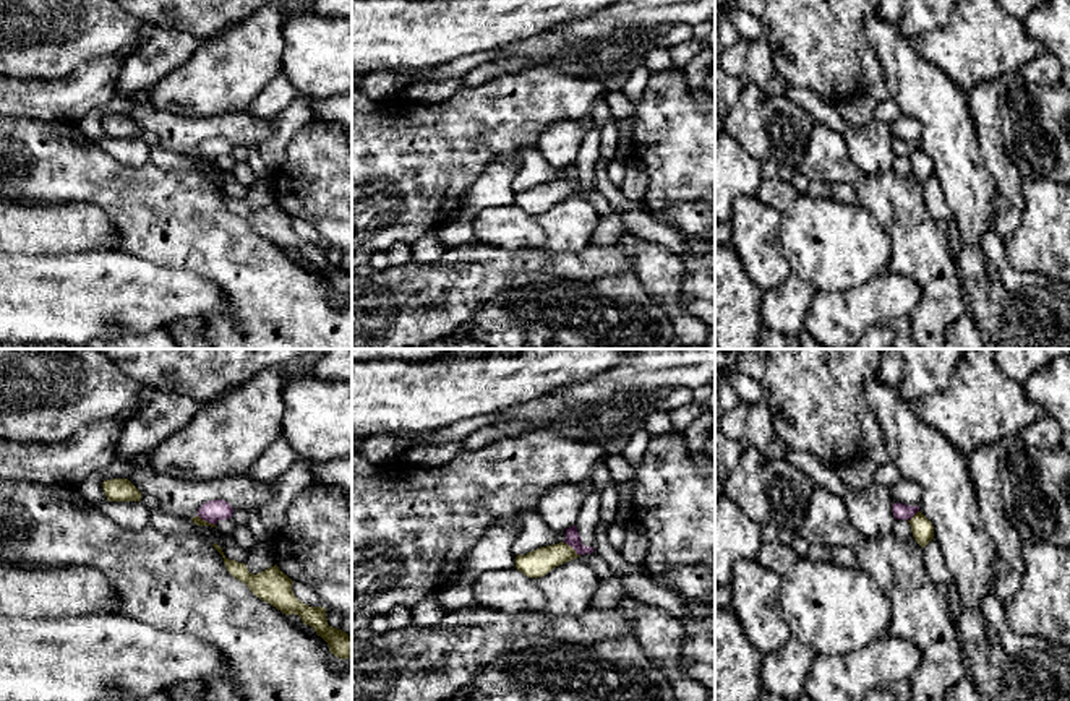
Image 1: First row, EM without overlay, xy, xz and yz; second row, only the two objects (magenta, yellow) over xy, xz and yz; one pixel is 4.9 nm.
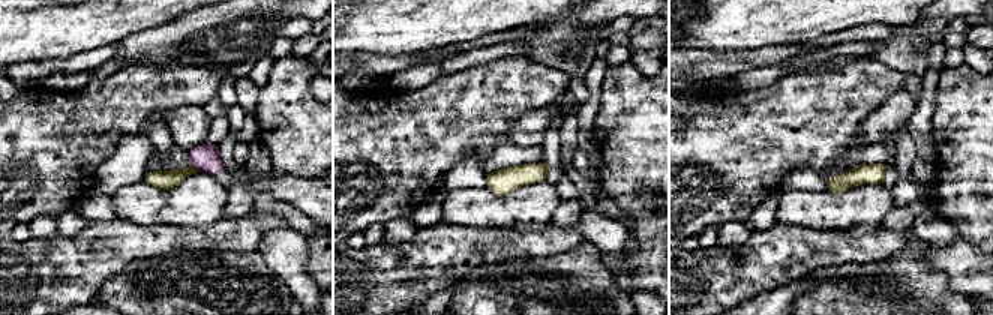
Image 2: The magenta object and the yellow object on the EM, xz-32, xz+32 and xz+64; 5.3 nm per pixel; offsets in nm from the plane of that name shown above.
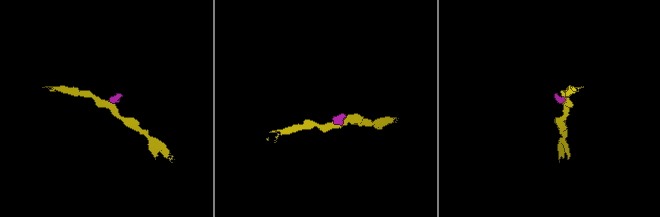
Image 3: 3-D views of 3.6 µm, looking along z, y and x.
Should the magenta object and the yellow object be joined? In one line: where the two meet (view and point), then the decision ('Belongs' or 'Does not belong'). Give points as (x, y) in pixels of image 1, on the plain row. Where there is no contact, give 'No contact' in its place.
Touches magenta at xz (571, 182). Does not belong

